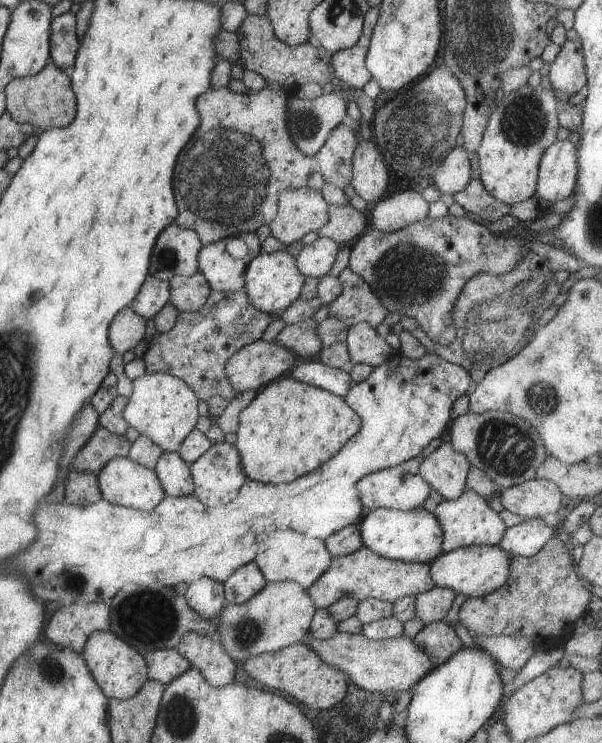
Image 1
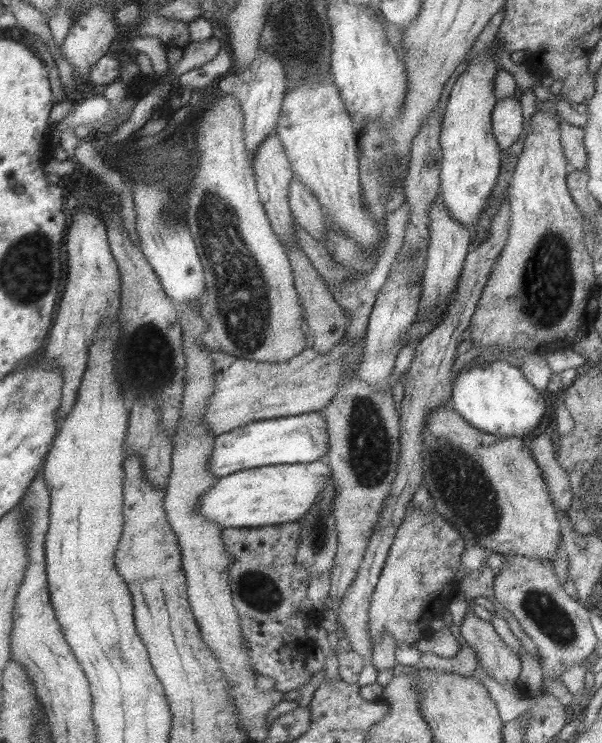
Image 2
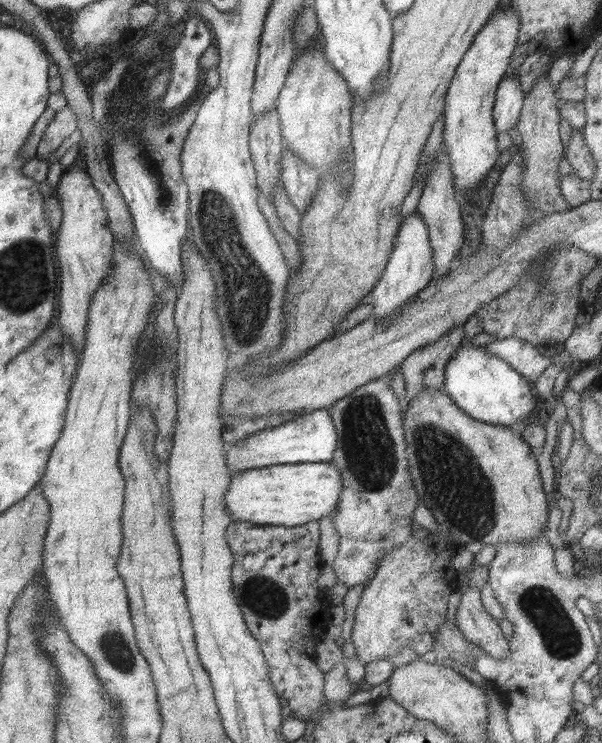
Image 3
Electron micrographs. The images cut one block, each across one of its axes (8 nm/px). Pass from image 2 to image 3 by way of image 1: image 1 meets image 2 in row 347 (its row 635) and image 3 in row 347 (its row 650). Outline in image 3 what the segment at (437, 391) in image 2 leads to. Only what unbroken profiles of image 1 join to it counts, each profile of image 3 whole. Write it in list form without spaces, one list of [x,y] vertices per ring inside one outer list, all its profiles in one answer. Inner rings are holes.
[[[459,325],[439,340],[407,355],[399,366],[405,381],[405,396],[402,403],[409,404],[423,388],[443,391],[445,365],[455,349],[467,340],[463,334],[463,325]]]

